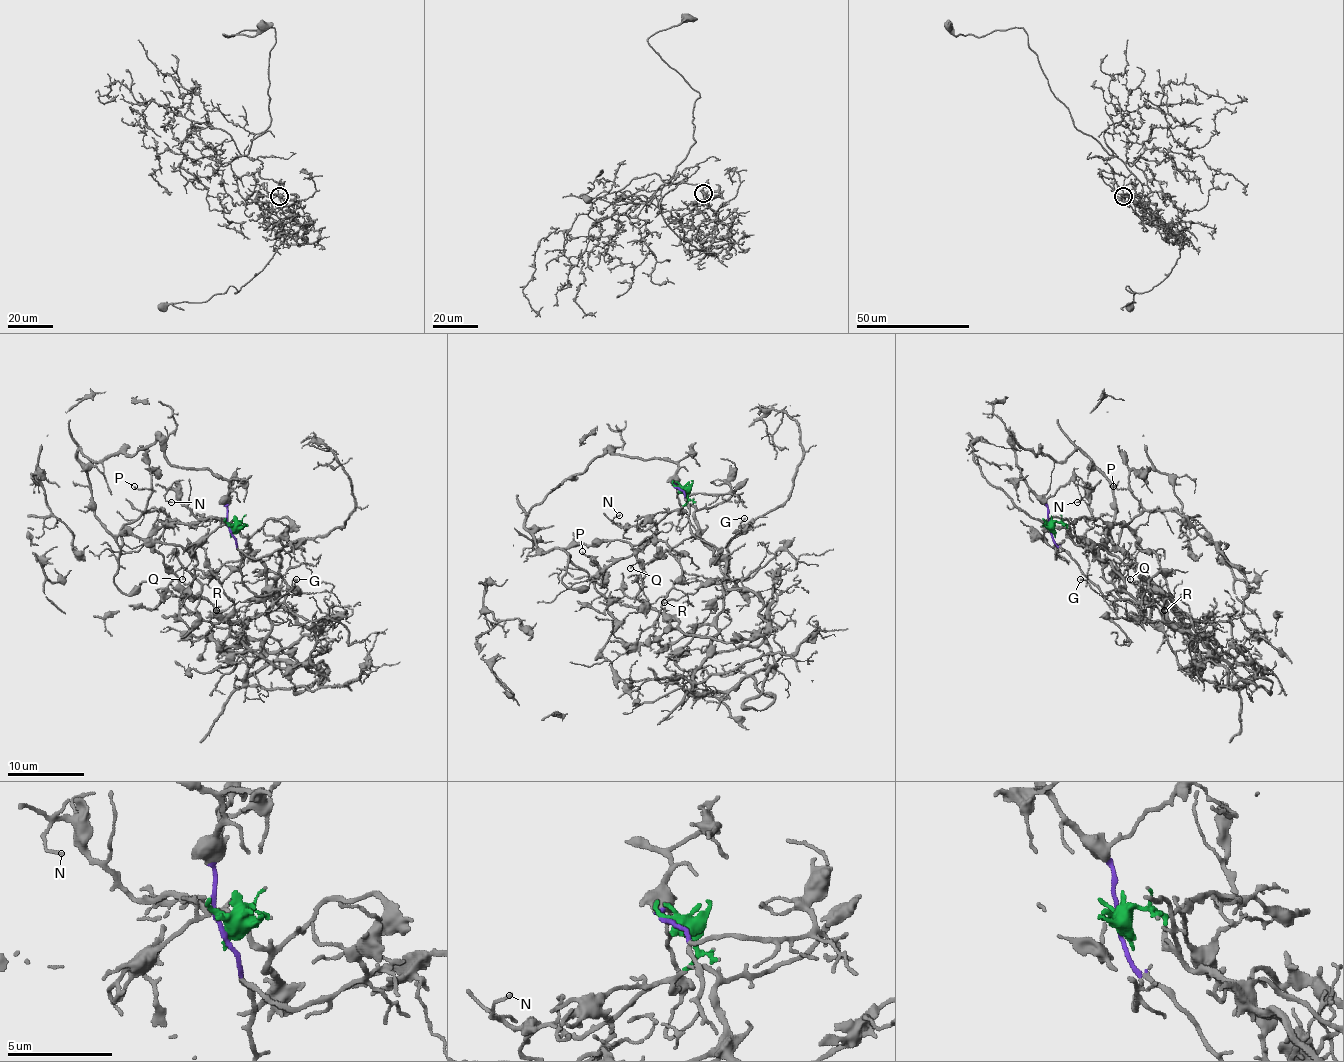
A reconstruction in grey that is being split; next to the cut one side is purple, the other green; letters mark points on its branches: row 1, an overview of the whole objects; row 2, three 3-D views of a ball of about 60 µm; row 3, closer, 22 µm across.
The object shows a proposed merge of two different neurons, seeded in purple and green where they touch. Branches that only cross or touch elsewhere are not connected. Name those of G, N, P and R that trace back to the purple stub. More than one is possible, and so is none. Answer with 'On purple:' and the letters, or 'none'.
On purple: G, P

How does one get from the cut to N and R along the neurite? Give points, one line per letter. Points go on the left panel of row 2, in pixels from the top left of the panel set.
N: (231, 527), (238, 522), (221, 523), (212, 518), (196, 516), (169, 489), (165, 498), (171, 502)
R: (231, 527), (238, 522), (250, 554), (263, 564), (265, 581), (277, 591), (277, 598), (252, 597), (215, 610)

